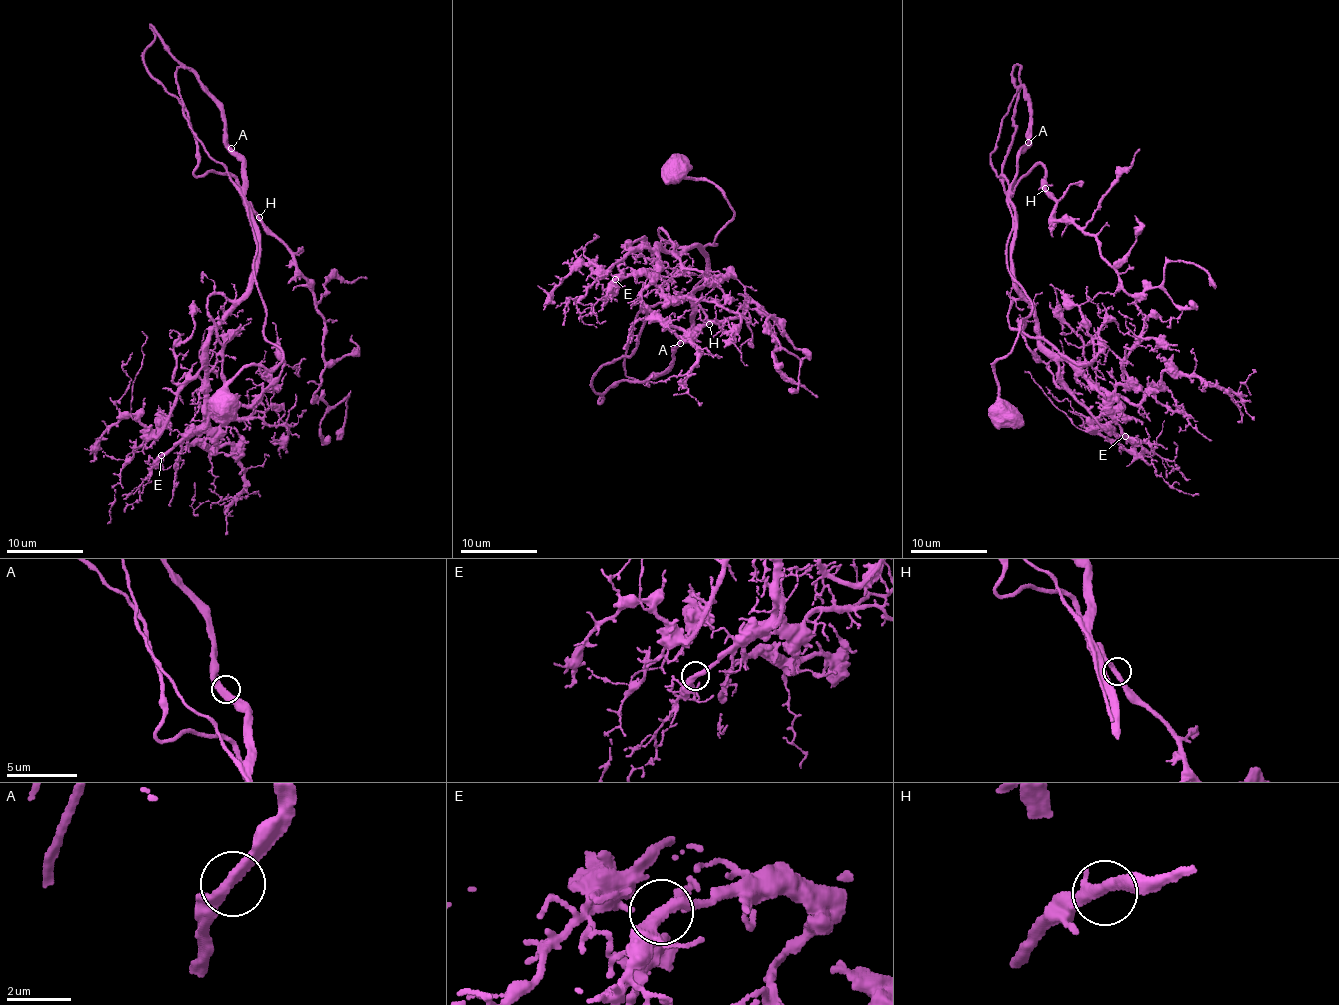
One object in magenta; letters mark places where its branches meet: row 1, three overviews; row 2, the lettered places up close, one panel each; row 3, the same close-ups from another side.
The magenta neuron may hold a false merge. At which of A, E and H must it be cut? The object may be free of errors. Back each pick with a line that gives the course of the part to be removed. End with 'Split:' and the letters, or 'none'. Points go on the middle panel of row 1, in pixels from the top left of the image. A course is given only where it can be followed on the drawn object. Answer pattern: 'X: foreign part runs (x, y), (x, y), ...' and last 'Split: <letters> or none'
Split: none

